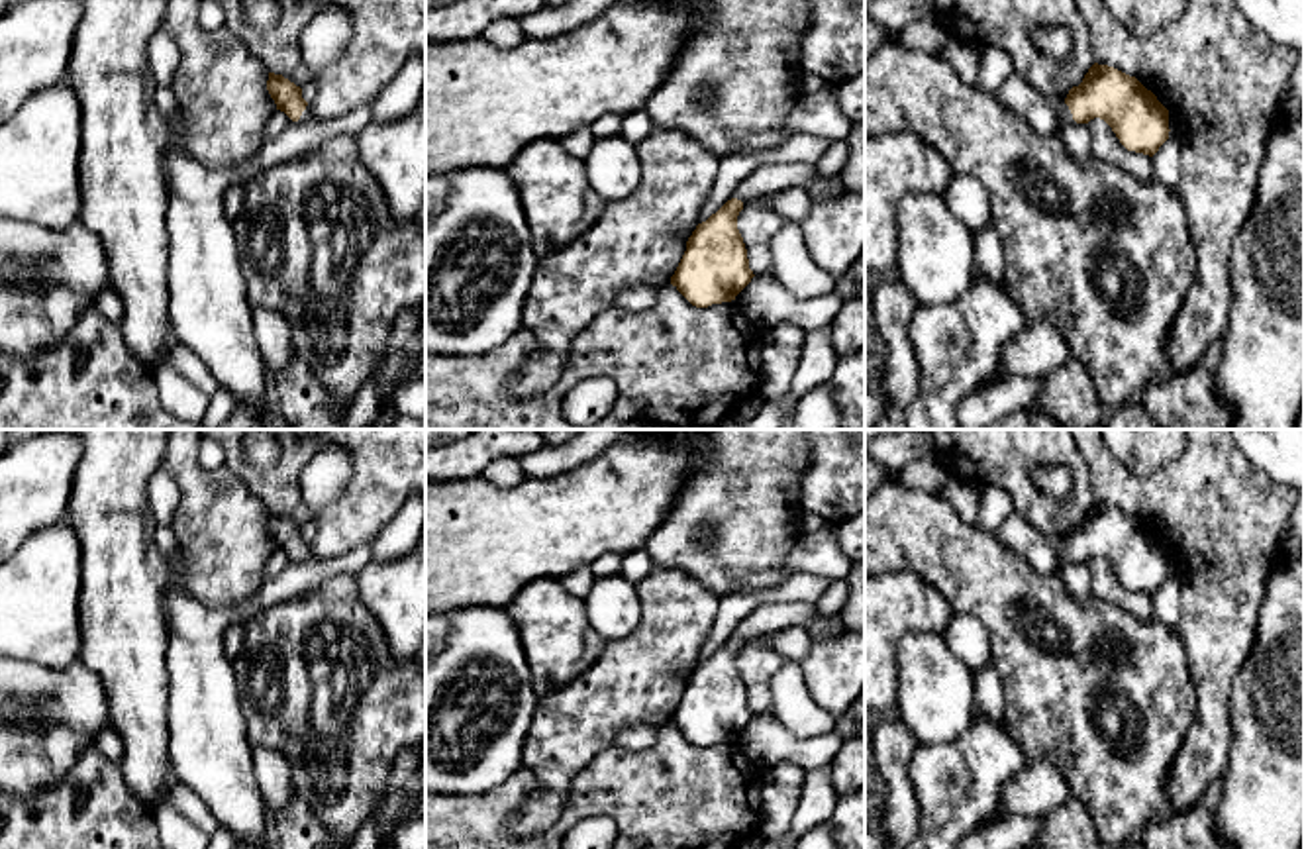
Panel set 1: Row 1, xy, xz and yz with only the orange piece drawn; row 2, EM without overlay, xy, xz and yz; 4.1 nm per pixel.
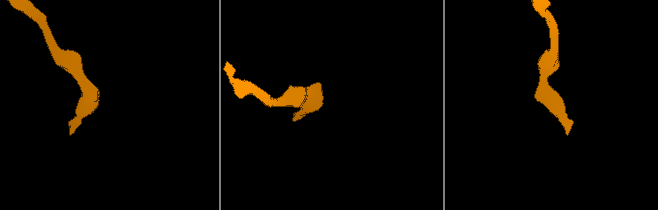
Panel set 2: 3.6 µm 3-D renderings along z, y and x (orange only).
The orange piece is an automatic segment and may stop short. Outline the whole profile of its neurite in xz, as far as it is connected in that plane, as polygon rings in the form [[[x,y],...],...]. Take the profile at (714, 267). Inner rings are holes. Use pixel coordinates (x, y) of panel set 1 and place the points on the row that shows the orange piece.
[[[810,163],[763,165],[743,178],[735,196],[696,225],[671,284],[696,308],[735,300],[755,276],[737,229],[743,204],[778,190],[806,190],[814,169]]]

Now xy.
[[[269,73],[267,90],[276,104],[276,110],[284,112],[292,122],[318,122],[310,112],[308,102],[302,98],[302,88],[282,75]]]

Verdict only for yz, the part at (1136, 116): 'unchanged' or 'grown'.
grown

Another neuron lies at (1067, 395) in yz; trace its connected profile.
[[[1075,359],[1039,376],[1041,392],[1029,408],[994,422],[986,429],[1031,429],[1037,414],[1051,416],[1061,429],[1090,429],[1100,424],[1102,406],[1088,373]]]

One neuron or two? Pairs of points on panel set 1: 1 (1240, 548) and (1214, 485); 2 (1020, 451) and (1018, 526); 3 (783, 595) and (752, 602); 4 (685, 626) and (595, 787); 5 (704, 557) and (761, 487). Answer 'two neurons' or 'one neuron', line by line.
1: one neuron
2: two neurons
3: one neuron
4: two neurons
5: one neuron

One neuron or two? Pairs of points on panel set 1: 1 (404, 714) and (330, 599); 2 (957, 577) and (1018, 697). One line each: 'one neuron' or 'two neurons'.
1: one neuron
2: one neuron

